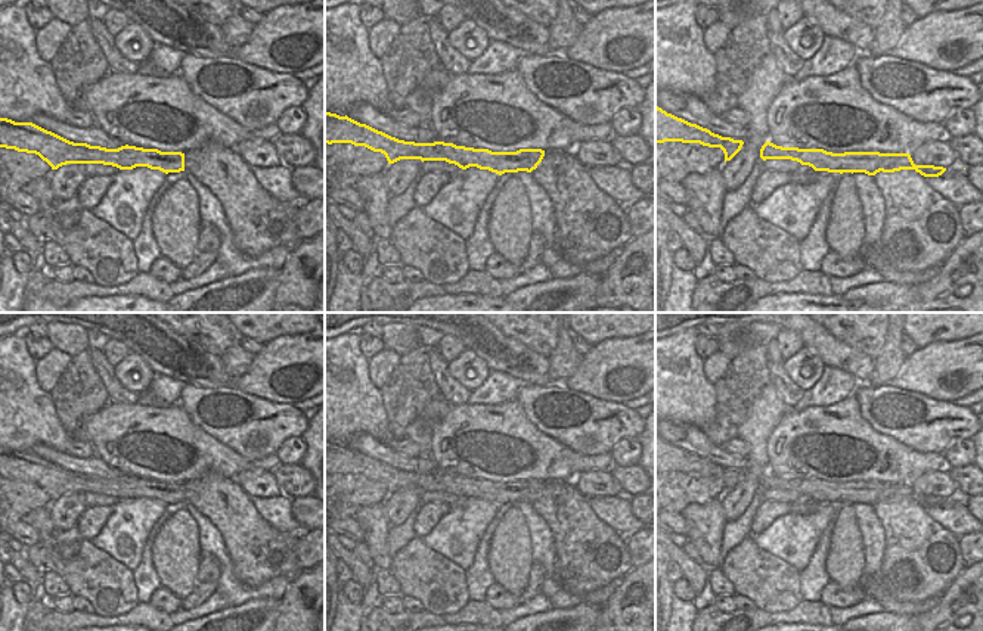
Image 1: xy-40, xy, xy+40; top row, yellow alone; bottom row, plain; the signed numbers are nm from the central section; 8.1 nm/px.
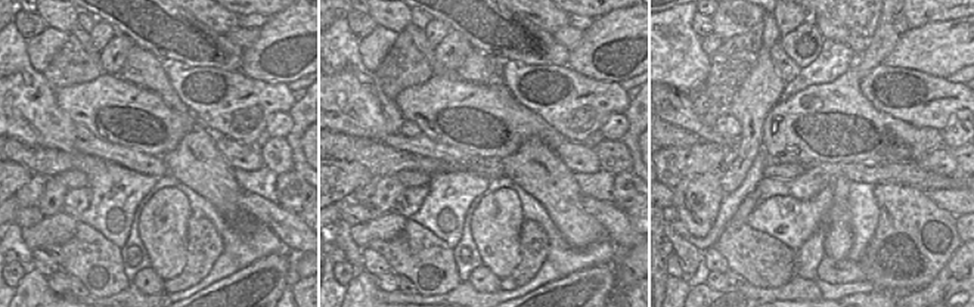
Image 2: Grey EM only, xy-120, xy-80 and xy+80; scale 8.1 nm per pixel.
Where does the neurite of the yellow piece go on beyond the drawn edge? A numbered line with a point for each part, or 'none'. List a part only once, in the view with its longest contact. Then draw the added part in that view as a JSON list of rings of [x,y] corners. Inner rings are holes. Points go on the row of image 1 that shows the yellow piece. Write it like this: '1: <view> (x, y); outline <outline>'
none

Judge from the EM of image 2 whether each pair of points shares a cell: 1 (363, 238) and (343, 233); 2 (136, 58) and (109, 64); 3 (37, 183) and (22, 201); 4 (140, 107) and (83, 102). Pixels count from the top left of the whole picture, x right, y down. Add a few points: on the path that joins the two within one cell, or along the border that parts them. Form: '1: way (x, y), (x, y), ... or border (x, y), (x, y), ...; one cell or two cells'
1: border (350, 226), (353, 242), (360, 250); two cells
2: border (135, 43), (118, 76); two cells
3: way (34, 188), (27, 197); one cell
4: way (126, 104), (98, 104); one cell

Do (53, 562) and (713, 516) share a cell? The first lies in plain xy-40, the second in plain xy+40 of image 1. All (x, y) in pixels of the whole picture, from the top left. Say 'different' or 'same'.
same

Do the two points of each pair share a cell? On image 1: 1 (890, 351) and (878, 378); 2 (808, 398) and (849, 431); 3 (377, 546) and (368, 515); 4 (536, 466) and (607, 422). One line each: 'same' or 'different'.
1: same
2: different
3: same
4: different

